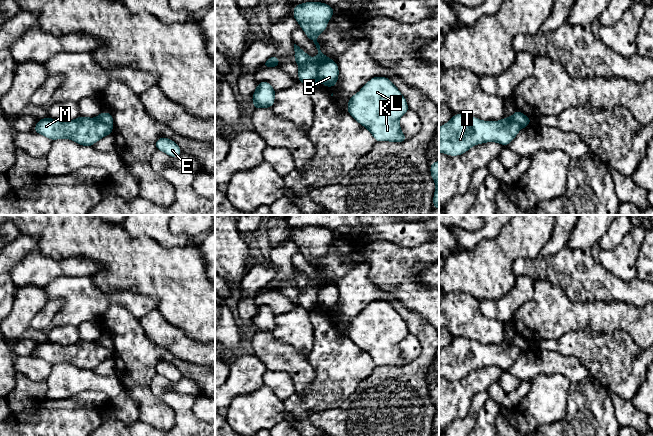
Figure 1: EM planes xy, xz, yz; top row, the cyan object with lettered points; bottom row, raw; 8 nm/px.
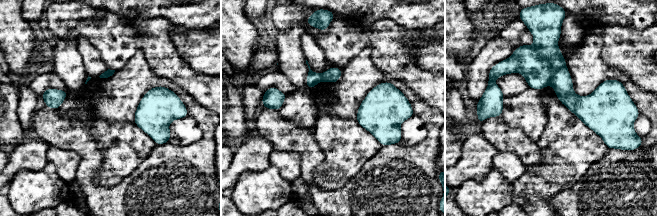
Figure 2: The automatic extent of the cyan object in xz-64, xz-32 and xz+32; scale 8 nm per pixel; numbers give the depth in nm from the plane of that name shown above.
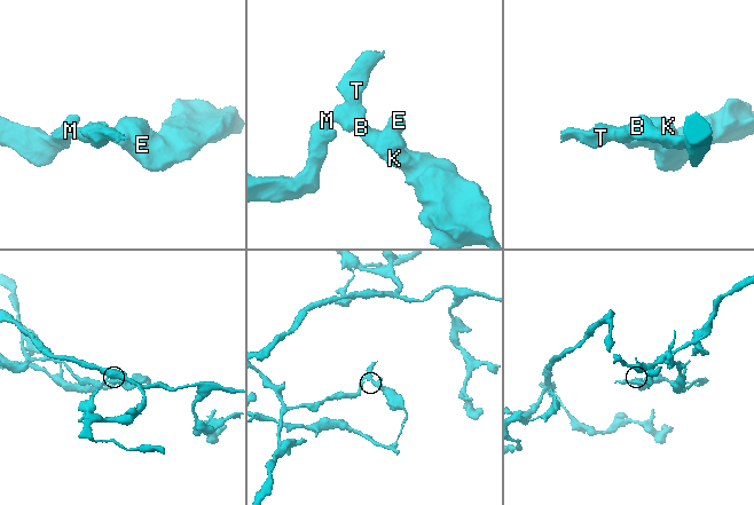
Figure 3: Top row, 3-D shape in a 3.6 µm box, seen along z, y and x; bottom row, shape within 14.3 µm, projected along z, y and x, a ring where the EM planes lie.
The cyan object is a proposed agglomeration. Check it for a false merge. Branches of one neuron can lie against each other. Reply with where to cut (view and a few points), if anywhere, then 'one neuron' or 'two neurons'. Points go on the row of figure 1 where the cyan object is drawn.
xz (332, 60), (327, 60), (320, 66), (317, 80) | two neurons

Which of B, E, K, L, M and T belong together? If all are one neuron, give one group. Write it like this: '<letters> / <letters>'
B E K L / M T

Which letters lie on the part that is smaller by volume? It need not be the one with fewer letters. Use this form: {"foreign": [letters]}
{"foreign": ["B", "E", "K", "L"]}

